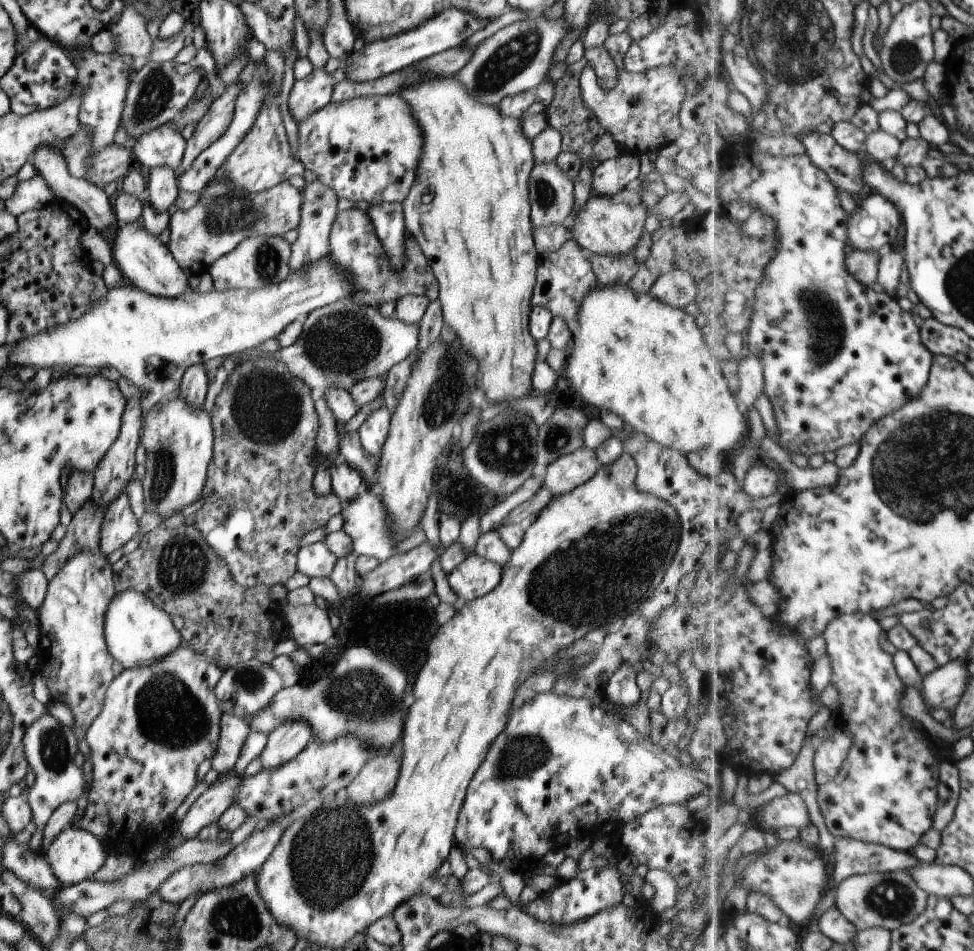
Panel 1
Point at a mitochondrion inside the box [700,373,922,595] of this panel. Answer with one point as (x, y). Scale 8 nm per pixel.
(883, 464)

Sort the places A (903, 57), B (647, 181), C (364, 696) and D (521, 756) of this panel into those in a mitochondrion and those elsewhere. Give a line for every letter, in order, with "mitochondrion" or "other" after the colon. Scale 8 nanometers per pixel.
A: mitochondrion
B: other
C: mitochondrion
D: mitochondrion

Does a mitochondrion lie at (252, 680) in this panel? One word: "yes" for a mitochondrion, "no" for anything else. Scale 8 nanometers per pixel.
yes

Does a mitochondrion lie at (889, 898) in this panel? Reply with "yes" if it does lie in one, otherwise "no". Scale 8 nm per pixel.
yes

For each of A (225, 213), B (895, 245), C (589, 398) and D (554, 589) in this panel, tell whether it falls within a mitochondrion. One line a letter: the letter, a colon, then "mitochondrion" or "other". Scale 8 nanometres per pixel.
A: mitochondrion
B: other
C: other
D: mitochondrion

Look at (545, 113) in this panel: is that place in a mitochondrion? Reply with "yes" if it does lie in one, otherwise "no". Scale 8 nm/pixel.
no

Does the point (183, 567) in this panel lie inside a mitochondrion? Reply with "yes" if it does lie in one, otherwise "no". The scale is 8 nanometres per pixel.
yes

